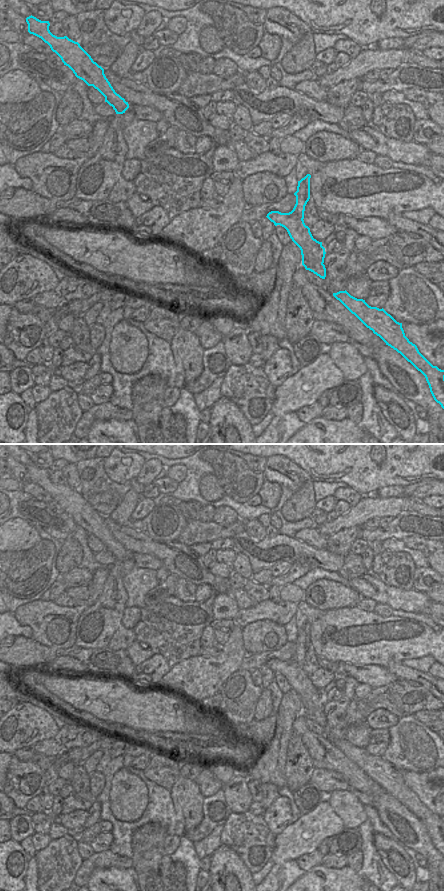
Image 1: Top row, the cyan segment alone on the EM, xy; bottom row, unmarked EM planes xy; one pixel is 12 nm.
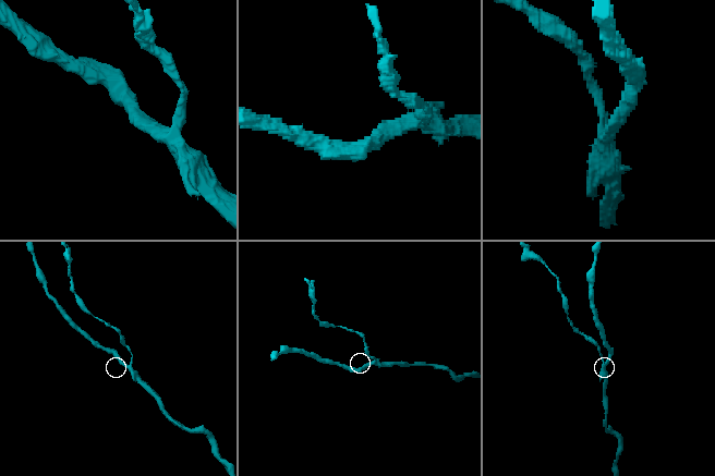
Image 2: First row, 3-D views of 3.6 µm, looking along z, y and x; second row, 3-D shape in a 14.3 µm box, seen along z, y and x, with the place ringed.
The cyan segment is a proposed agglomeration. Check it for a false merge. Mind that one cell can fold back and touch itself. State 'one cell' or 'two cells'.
two cells

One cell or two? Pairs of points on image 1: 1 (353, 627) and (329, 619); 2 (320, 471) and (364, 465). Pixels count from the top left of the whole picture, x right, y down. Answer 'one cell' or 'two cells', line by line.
1: one cell
2: one cell

